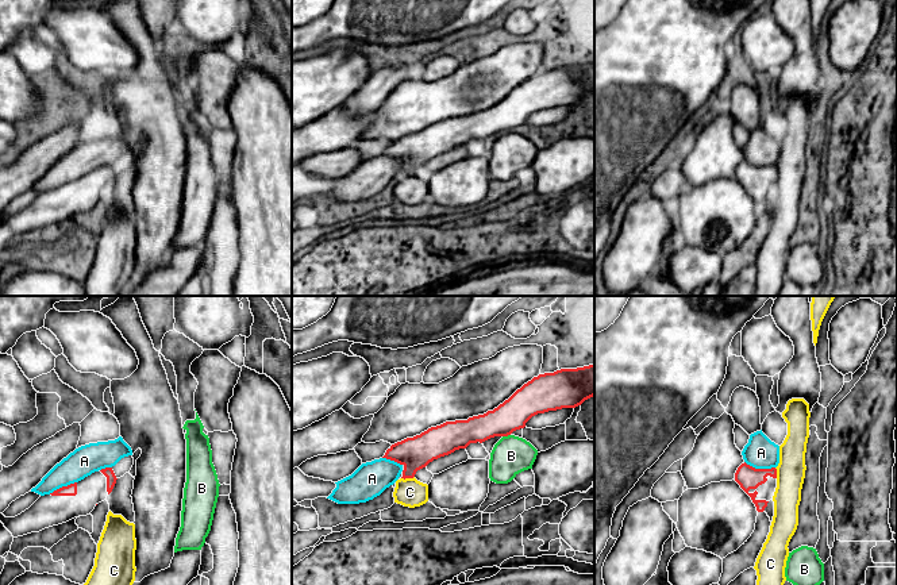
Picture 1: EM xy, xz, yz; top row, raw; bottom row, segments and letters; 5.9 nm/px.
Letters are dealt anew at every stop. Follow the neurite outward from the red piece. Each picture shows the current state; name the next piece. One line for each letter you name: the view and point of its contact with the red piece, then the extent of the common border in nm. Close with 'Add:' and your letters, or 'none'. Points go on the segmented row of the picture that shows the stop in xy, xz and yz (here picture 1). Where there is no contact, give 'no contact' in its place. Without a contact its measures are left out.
Add: none

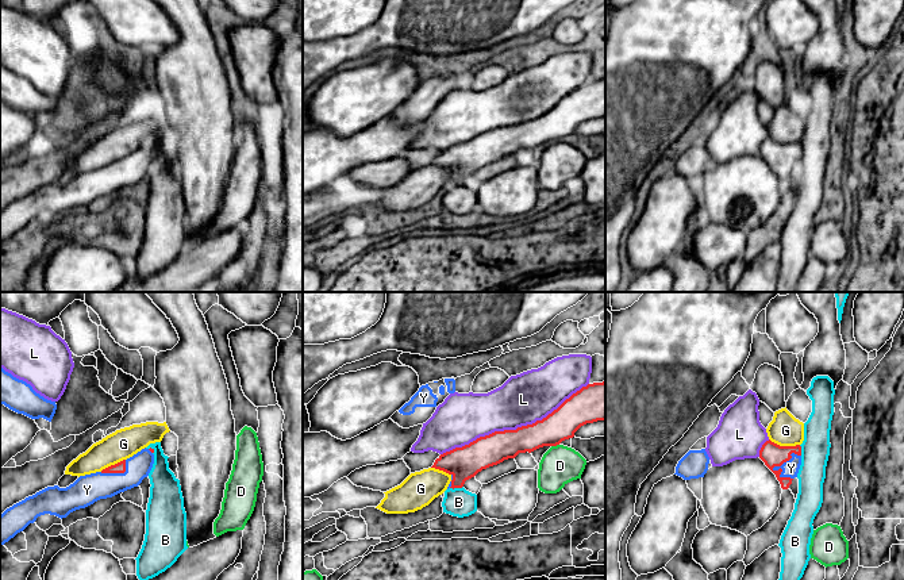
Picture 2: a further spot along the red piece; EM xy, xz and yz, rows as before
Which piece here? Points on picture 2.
Y: yz (787, 460) | 200 nm
Add: Y

